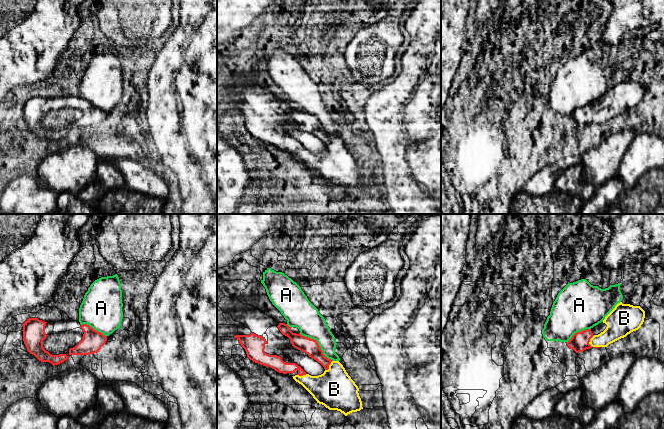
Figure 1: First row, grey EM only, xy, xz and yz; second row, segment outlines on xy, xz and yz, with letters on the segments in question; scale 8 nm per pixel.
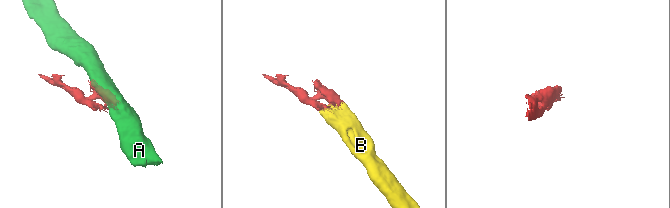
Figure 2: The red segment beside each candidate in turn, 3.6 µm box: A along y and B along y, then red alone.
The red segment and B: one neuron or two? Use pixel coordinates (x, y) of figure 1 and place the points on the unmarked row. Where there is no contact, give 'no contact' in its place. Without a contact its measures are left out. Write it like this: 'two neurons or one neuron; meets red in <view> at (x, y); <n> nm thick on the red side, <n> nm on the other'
one neuron; meets red in xz at (328, 142); 130 nm thick on the red side, 320 nm on the other

